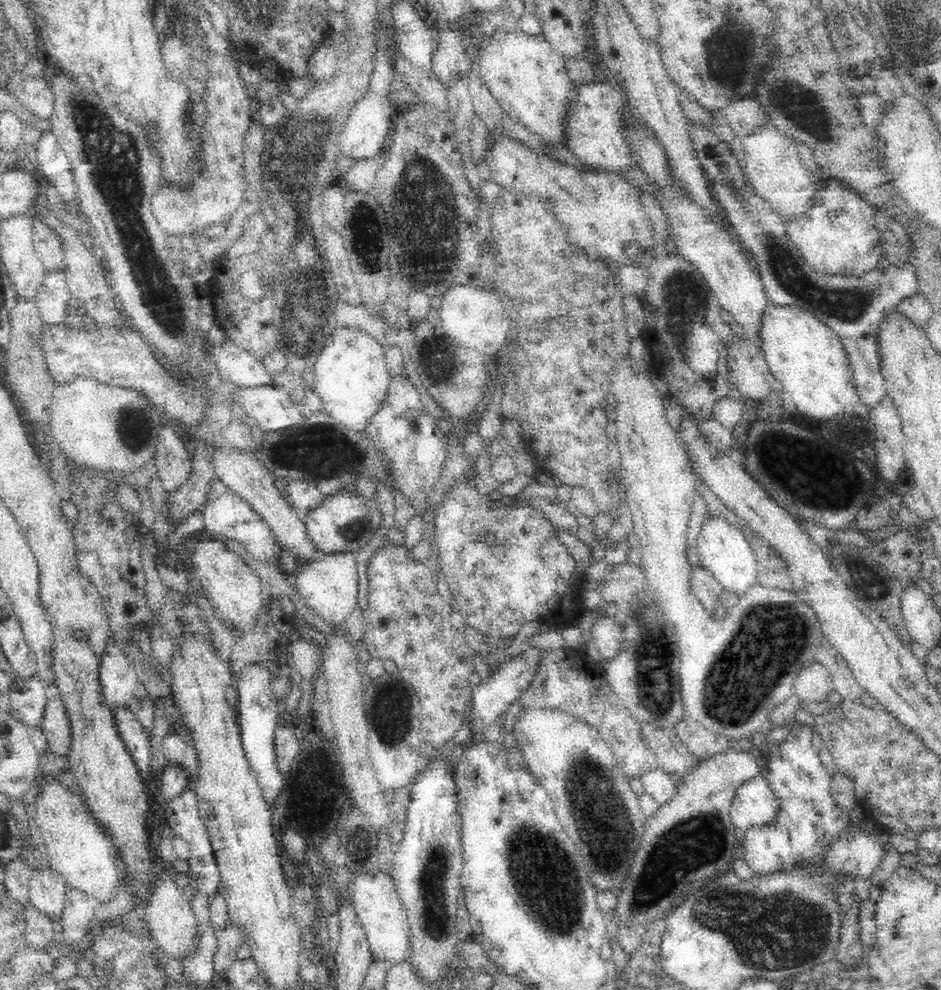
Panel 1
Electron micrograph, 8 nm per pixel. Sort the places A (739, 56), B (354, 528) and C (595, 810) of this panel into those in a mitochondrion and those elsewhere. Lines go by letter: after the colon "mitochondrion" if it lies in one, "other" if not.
A: mitochondrion
B: mitochondrion
C: mitochondrion

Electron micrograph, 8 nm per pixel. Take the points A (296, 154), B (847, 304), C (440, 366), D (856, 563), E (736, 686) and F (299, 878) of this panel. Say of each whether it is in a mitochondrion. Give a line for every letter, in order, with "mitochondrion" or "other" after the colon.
A: mitochondrion
B: mitochondrion
C: mitochondrion
D: mitochondrion
E: mitochondrion
F: other

